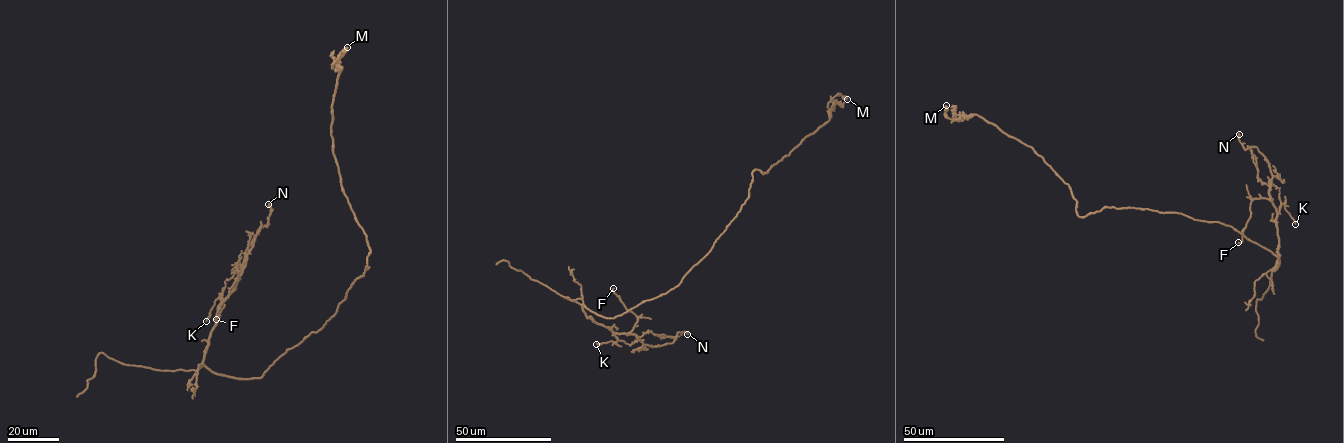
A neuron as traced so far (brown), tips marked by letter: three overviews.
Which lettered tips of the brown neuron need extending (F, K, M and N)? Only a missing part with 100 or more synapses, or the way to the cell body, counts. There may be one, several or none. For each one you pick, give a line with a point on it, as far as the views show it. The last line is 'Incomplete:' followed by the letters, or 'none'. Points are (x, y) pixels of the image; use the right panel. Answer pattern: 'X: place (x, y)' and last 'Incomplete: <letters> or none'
Incomplete: none

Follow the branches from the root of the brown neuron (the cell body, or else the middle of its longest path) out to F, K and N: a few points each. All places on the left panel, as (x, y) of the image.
F: (339, 305), (321, 328), (250, 379), (216, 374), (202, 363), (218, 305), (236, 280), (216, 319)
K: (339, 305), (321, 328), (286, 349), (262, 376), (250, 379), (220, 375), (202, 364), (220, 295), (206, 321)
N: (339, 305), (260, 377), (233, 378), (202, 364), (218, 305), (267, 225), (268, 204)

